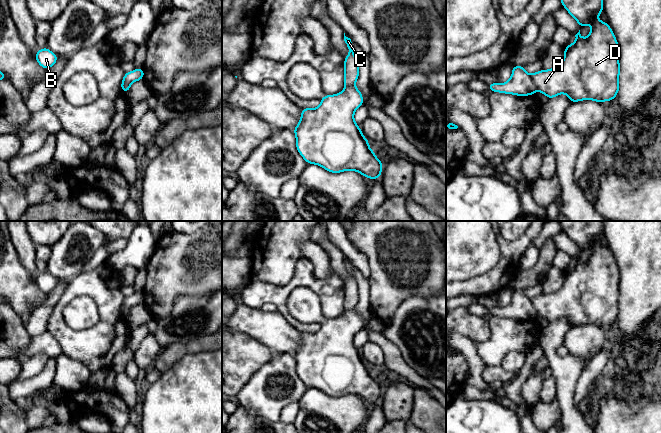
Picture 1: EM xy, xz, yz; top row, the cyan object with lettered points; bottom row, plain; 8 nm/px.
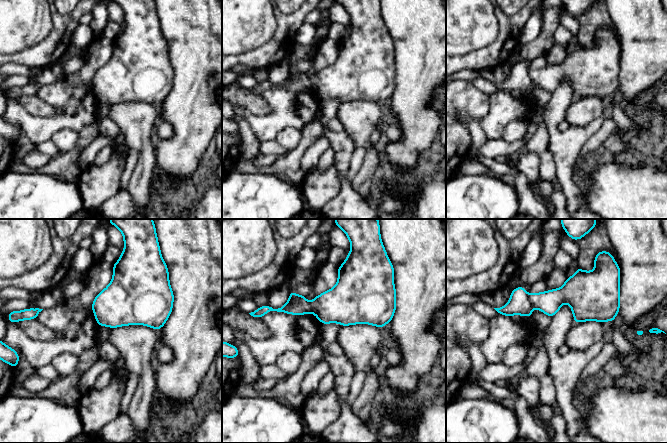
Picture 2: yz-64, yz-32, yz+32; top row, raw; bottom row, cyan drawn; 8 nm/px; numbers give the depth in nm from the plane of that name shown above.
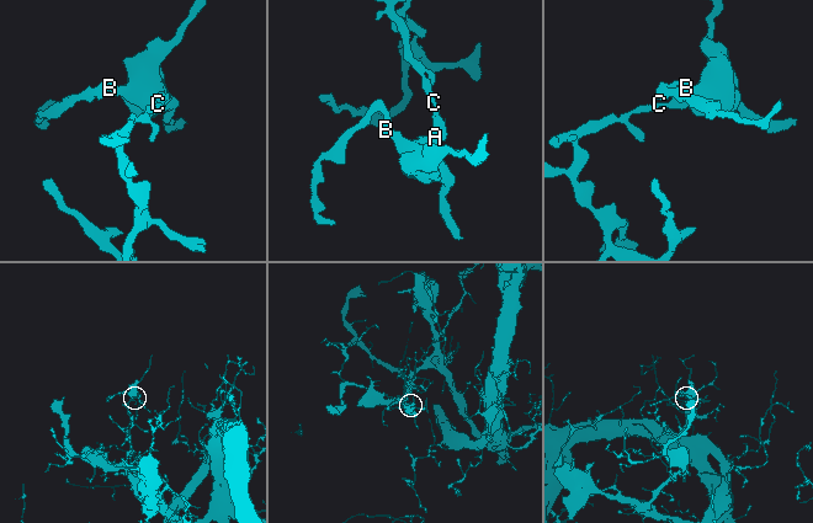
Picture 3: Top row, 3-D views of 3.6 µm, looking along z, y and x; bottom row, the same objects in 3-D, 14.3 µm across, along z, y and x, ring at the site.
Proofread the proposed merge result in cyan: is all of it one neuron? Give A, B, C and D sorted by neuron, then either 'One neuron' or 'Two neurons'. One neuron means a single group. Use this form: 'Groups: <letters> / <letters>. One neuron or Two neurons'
Groups: A B D / C. Two neurons

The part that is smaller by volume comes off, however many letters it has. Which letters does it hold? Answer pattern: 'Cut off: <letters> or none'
Cut off: A, B, D

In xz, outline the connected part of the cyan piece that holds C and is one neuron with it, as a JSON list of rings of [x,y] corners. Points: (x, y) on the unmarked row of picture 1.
[[[345,257],[344,265],[349,273],[349,278],[344,284],[344,308],[345,310],[352,310],[355,309],[359,301],[359,287],[354,278],[353,266],[350,262],[345,260]]]

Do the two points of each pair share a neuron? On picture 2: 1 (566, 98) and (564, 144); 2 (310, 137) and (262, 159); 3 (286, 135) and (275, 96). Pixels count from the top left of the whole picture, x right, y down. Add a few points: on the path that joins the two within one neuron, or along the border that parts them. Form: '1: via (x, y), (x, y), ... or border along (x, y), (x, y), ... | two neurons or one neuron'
1: via (556, 109), (553, 112), (554, 133) | one neuron
2: border along (277, 157), (267, 165), (256, 166), (253, 162) | two neurons
3: border along (300, 130), (294, 127), (285, 127), (274, 139) | two neurons

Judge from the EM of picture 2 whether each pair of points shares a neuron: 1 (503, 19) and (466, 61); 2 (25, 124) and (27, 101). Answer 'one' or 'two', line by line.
1: one
2: two

